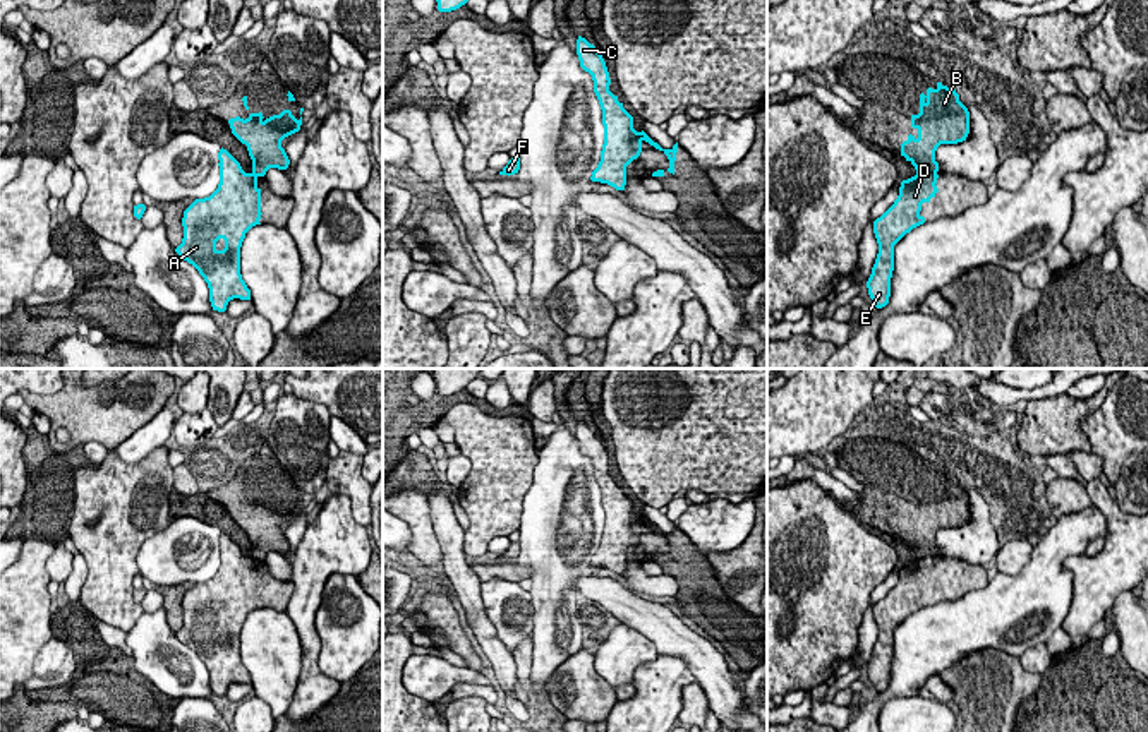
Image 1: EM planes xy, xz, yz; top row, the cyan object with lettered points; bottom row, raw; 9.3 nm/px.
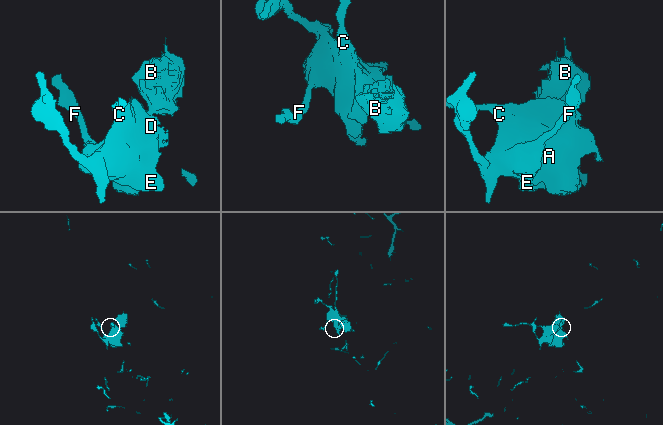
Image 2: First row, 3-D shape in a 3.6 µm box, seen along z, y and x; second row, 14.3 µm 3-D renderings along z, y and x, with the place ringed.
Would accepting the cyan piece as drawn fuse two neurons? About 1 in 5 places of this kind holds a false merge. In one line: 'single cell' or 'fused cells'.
fused cells

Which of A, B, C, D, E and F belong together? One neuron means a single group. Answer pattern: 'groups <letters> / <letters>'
groups A C D E F / B

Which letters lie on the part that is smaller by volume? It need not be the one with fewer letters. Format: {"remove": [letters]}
{"remove": ["B"]}

